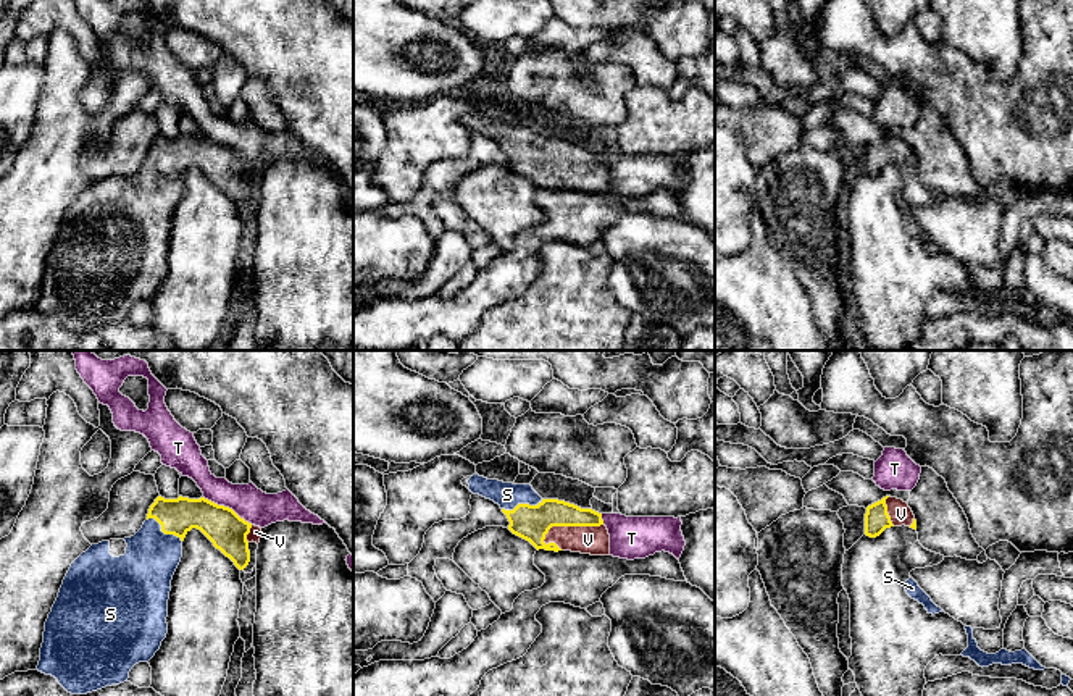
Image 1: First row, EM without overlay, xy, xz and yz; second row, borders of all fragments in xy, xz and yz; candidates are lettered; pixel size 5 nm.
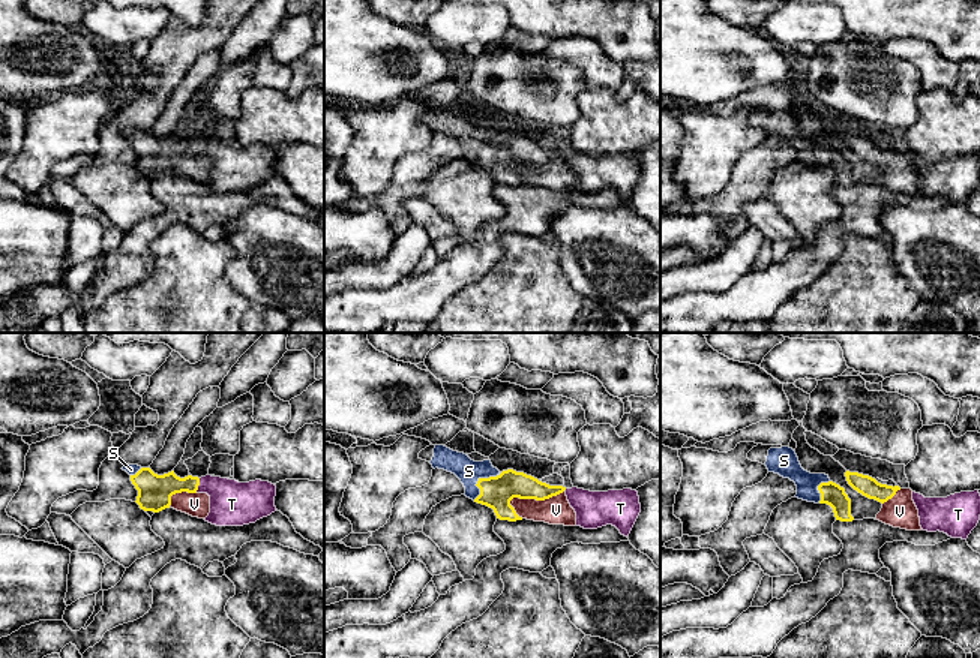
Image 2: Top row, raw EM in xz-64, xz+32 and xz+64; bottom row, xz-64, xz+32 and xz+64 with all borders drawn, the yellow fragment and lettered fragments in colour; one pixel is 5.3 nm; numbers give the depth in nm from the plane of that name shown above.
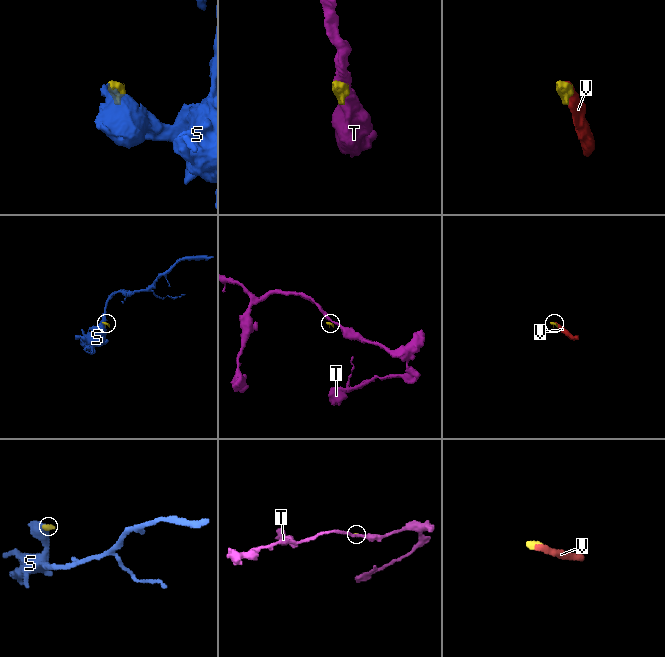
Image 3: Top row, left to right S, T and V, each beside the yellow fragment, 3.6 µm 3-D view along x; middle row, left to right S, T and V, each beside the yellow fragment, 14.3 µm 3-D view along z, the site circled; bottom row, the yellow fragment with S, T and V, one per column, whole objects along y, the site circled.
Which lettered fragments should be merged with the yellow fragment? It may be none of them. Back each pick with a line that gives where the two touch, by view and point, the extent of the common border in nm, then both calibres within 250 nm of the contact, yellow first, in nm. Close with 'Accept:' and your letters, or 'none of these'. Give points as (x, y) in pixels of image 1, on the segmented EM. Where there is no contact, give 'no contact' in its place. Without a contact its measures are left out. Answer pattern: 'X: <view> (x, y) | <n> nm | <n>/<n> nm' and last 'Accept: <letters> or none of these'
S: xz (521, 504) | 220 nm | 180/130 nm
V: xz (570, 525) | 320 nm | 180/140 nm
Accept: S, V

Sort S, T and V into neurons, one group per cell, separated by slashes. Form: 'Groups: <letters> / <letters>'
Groups: S V / T

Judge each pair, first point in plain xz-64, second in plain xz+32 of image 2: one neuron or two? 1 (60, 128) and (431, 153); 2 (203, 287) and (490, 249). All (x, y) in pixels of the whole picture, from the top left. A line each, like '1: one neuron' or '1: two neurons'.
1: two neurons
2: two neurons

